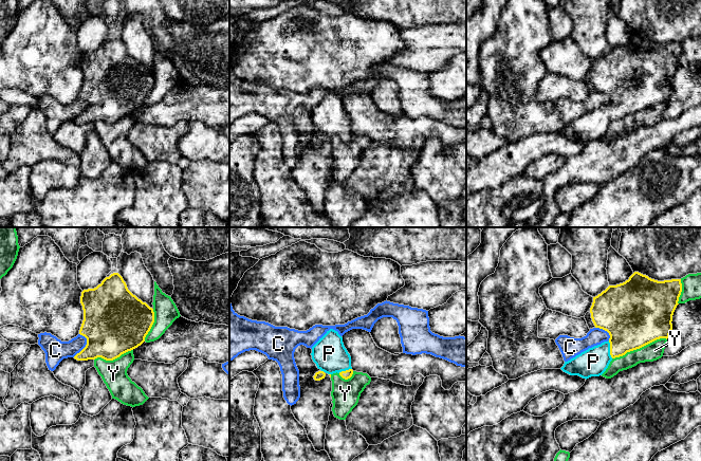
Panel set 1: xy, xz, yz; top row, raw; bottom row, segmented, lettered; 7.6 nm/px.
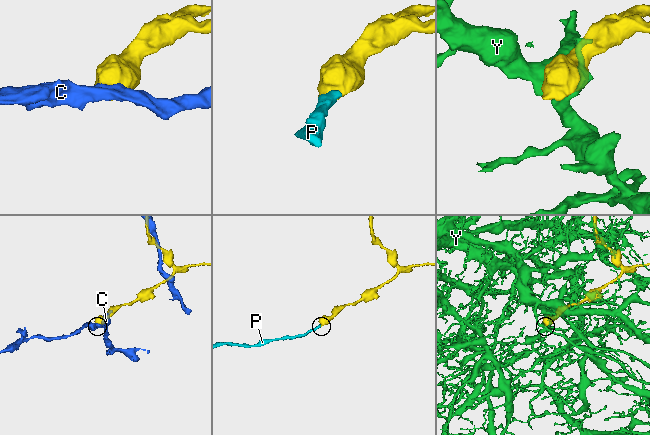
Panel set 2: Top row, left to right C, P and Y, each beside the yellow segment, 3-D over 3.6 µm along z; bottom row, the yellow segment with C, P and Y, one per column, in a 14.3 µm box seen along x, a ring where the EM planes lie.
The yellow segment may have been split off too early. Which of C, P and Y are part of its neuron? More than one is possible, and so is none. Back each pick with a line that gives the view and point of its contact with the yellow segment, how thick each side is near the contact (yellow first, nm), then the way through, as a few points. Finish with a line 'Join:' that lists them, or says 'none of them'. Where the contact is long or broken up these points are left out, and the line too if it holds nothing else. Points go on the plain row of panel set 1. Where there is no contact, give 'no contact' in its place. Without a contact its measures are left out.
P: meets yellow in yz at (610, 112); 380 nm thick on the yellow side, 220 nm on the other; runs through yz (631, 87), (627, 95), (610, 112), (593, 125)
Join: P

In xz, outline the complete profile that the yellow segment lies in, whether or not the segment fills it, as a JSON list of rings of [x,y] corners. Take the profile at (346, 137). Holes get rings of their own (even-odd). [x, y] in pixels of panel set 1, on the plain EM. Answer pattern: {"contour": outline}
{"contour": [[[330,92],[312,110],[312,123],[319,132],[313,140],[315,144],[325,142],[328,136],[338,136],[343,142],[352,140],[351,119],[344,109],[343,100],[337,94]]]}

